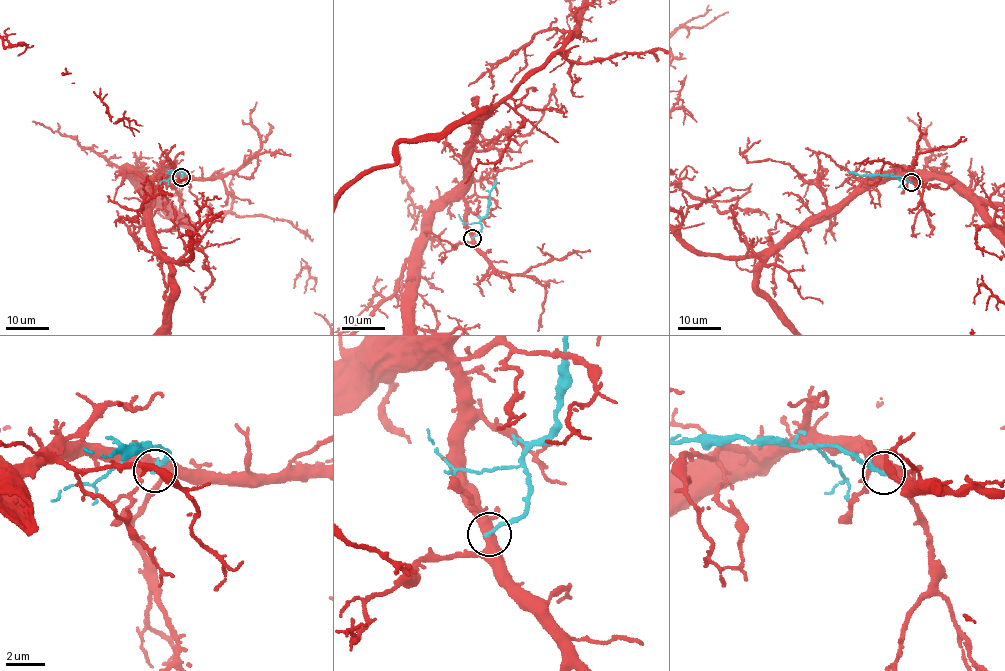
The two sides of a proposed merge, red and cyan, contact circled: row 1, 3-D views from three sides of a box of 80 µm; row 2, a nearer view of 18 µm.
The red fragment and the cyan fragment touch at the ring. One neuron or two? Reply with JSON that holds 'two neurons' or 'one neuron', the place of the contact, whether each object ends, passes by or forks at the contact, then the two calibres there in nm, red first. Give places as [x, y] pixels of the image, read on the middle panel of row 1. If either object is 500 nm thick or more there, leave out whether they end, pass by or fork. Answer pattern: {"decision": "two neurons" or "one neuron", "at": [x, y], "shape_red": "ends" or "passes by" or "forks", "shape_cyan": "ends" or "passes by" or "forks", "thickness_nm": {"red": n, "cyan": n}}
{"decision": "two neurons", "at": [472, 238], "shape_red": "forks", "shape_cyan": "ends", "thickness_nm": {"red": 440, "cyan": 240}}

